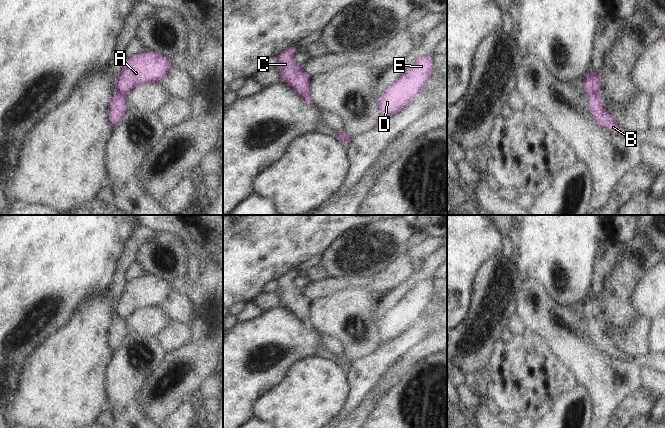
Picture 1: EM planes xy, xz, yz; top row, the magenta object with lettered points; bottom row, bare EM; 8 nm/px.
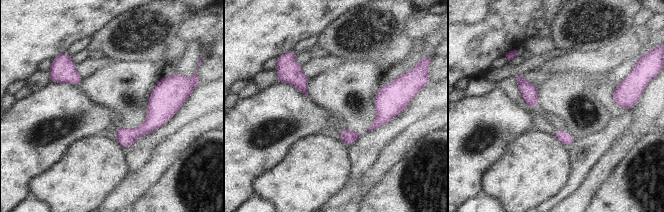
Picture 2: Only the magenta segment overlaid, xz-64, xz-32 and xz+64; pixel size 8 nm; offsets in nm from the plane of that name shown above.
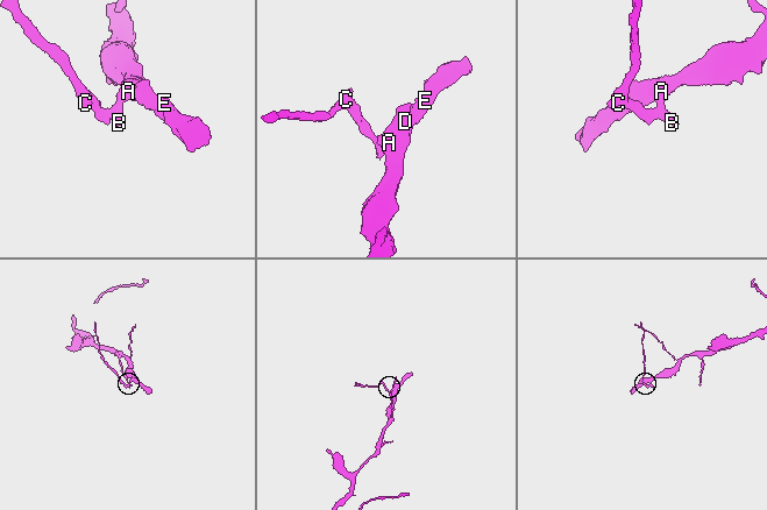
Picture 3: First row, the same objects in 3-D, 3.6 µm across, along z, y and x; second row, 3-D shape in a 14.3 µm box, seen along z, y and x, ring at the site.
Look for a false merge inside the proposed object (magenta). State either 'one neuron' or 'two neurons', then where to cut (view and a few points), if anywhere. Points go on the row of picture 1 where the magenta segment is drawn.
two neurons; cut in xz along (340, 131), (347, 141)

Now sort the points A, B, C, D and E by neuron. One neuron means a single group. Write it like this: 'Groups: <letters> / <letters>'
Groups: A D E / B C.

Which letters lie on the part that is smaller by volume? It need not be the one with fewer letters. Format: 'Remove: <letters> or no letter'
Remove: B, C

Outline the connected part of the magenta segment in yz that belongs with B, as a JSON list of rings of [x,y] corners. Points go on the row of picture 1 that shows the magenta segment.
[[[593,94],[590,96],[590,98],[591,103],[588,108],[593,115],[595,122],[610,132],[620,134],[622,131],[619,128],[614,117],[603,108],[601,104],[602,99],[600,97],[600,94]]]

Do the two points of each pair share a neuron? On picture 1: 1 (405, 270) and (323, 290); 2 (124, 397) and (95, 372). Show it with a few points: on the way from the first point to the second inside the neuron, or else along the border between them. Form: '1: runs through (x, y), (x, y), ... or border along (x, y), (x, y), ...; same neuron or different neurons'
1: runs through (385, 280), (380, 282), (343, 283); same neuron
2: border along (111, 358), (105, 370), (107, 402); different neurons

